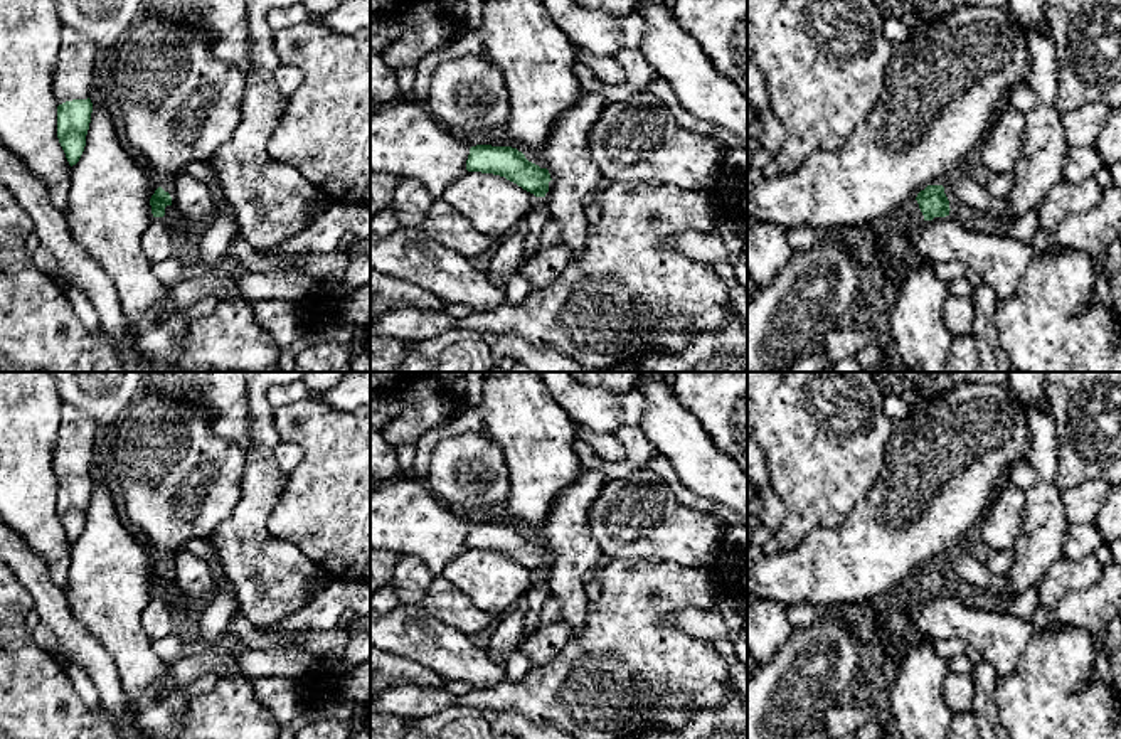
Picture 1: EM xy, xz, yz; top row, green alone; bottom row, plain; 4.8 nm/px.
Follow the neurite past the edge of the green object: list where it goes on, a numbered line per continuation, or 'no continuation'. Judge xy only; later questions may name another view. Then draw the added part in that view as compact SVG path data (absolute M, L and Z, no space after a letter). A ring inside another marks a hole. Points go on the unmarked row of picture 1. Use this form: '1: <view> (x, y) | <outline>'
1: xy (172, 593) | M172 581L165 584L165 593L162 594L168 599L168 603L172 604L172 608L175 609L178 621L182 625L182 630L185 633L192 633L194 631L194 614L192 614L192 606L190 603L183 598L183 594L180 593L178 586Z

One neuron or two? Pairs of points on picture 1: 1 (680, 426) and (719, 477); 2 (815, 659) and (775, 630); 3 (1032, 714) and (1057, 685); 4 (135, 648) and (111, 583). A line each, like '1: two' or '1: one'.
1: one
2: two
3: one
4: one

